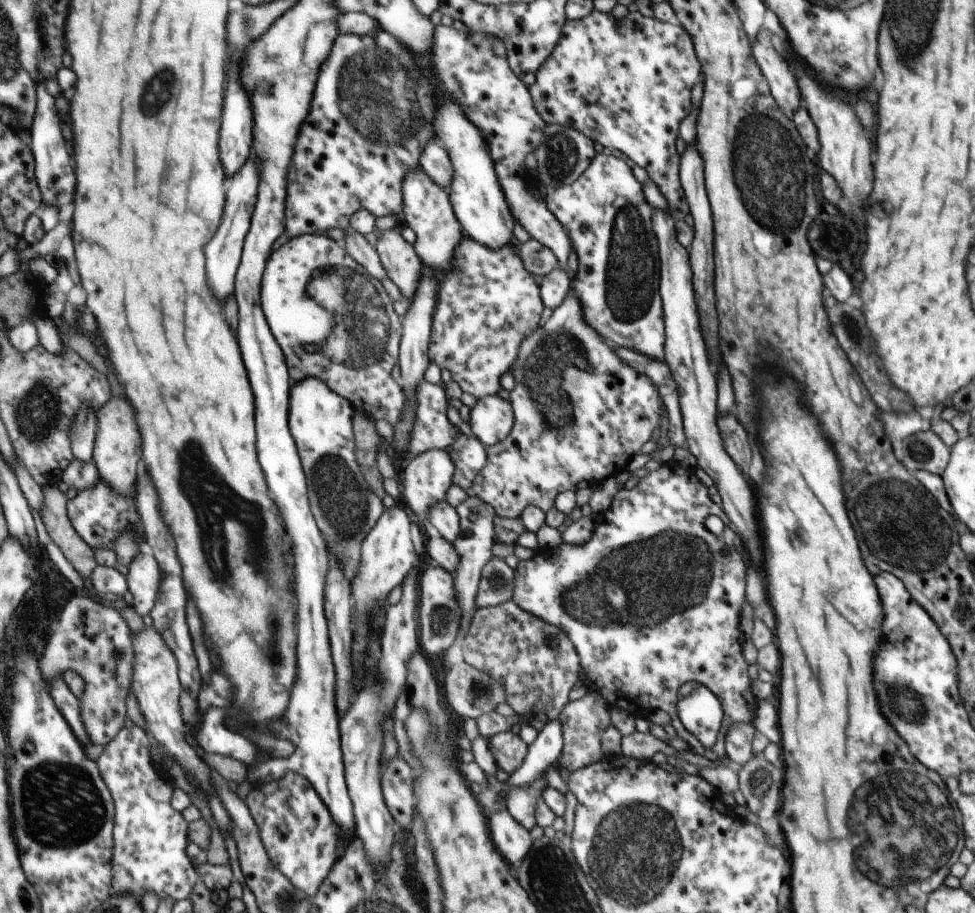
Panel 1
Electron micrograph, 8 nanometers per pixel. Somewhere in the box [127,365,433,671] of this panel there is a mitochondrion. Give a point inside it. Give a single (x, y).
(344, 504)

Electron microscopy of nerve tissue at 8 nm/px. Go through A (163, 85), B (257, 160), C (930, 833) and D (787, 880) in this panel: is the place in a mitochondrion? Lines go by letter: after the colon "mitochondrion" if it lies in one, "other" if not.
A: mitochondrion
B: other
C: mitochondrion
D: other

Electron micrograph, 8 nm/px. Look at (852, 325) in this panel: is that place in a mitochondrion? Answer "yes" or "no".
yes

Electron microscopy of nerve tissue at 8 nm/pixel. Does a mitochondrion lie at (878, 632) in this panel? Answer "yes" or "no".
no

